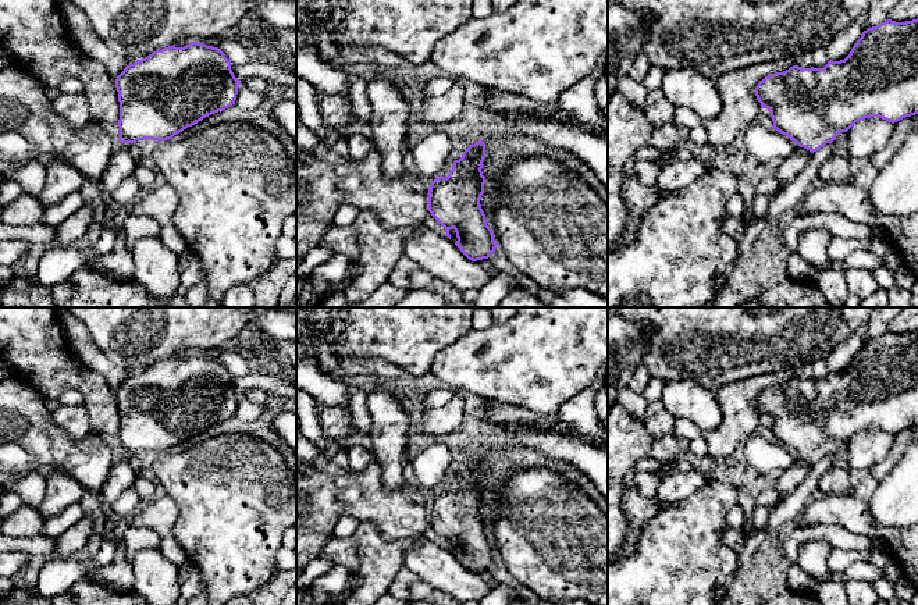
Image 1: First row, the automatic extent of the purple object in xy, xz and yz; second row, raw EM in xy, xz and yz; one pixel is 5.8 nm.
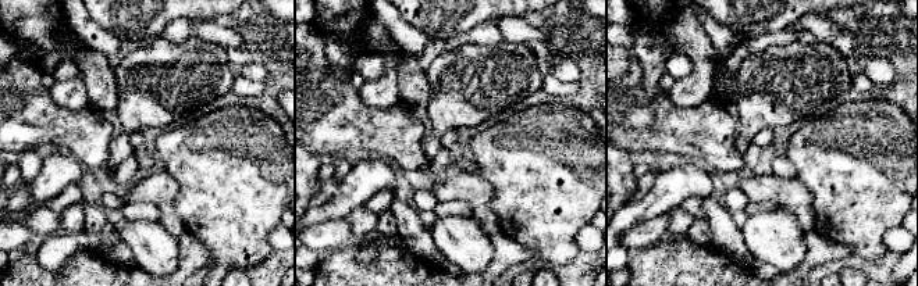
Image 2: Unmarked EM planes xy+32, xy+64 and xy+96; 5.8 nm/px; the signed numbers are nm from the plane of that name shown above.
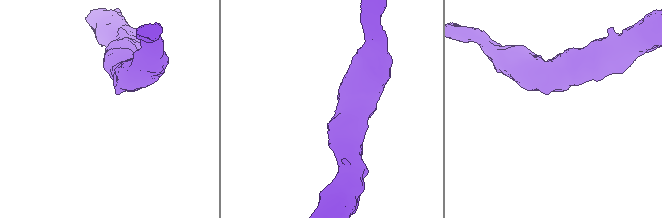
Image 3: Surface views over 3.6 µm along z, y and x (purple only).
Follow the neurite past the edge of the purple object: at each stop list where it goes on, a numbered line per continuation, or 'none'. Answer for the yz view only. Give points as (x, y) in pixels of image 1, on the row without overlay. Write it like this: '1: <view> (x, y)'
1: yz (790, 479)

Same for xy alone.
1: xy (121, 476)

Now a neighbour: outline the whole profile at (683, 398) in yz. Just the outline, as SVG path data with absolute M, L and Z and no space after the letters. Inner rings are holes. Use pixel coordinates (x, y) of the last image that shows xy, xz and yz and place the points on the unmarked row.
M693 380L665 381L661 401L675 419L691 420L701 433L715 430L722 421L715 392Z

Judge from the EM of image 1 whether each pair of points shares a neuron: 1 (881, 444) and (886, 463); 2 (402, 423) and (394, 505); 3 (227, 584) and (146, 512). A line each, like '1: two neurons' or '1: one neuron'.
1: two neurons
2: two neurons
3: two neurons

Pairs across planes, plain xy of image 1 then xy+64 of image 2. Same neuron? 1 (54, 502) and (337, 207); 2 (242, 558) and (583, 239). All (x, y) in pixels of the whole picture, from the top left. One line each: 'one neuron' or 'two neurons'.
1: one neuron
2: two neurons

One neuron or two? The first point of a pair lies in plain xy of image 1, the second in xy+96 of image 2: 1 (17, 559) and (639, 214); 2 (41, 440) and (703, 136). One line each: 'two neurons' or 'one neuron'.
1: two neurons
2: one neuron

